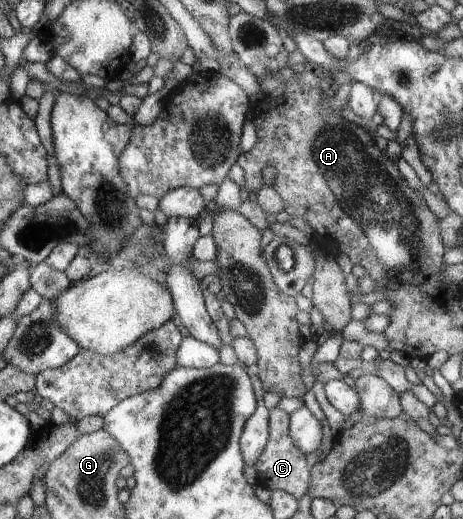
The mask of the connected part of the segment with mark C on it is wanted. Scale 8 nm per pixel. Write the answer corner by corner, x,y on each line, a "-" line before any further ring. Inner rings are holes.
279,406
269,409
269,440
253,466
257,471
257,484
266,489
285,491
298,500
308,493
311,467
306,464
306,456
293,444
289,434
289,414

